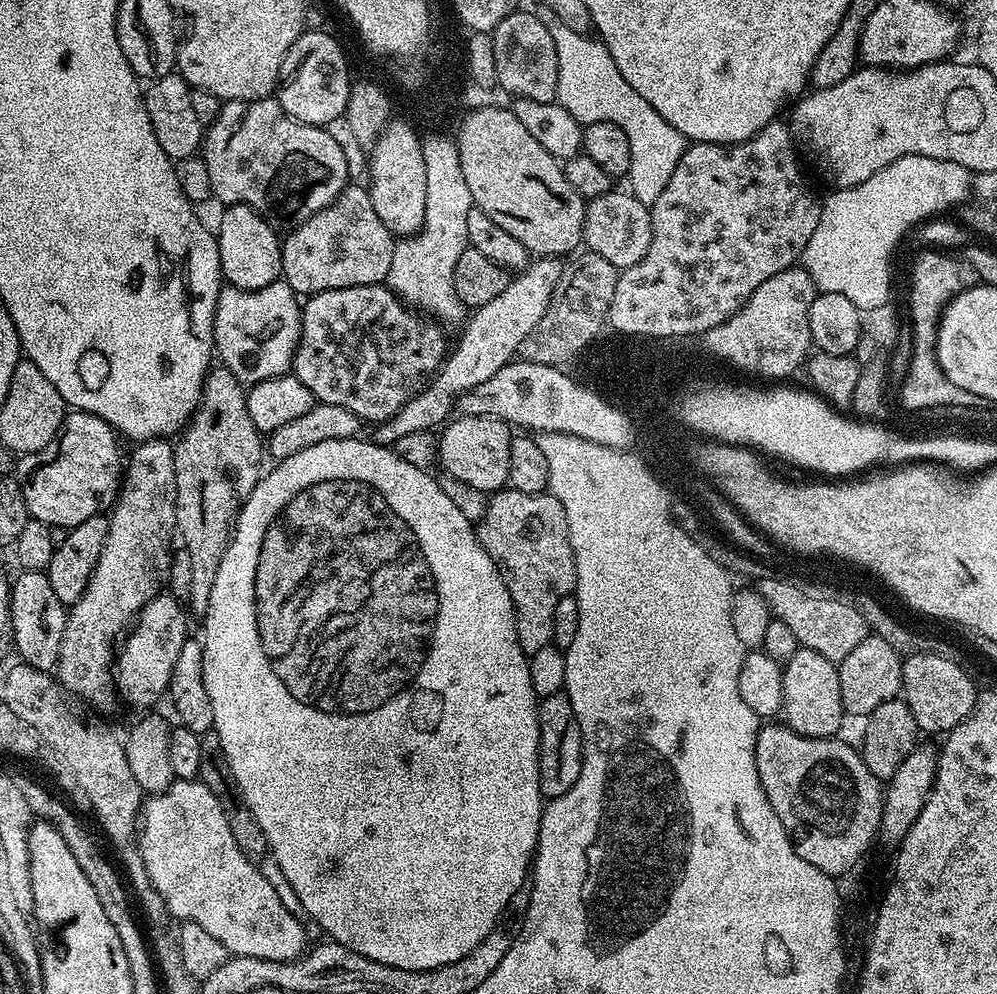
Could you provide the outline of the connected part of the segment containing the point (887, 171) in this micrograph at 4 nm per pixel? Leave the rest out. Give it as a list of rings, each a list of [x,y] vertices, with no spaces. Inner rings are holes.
[[[907,156],[890,162],[878,174],[858,182],[858,186],[836,188],[822,200],[818,227],[810,234],[806,250],[802,257],[802,267],[810,274],[820,292],[842,294],[854,302],[865,313],[880,308],[888,300],[888,291],[892,288],[892,251],[900,244],[904,235],[911,233],[917,226],[939,217],[947,208],[963,202],[973,195],[973,173],[967,172],[958,162],[926,158],[925,156]]]

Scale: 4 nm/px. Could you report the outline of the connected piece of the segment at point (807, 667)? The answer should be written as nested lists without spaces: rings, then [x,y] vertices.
[[[802,647],[782,667],[783,723],[798,734],[810,738],[826,740],[835,737],[839,733],[836,731],[839,730],[840,723],[846,720],[842,690],[838,682],[839,667],[830,658],[822,658],[822,654]]]

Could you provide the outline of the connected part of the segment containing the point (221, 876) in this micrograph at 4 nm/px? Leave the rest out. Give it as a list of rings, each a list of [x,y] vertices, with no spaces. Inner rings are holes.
[[[173,780],[165,792],[149,795],[142,804],[142,815],[138,820],[138,843],[146,874],[158,890],[168,907],[169,917],[183,922],[189,920],[202,930],[206,930],[233,956],[246,958],[266,958],[274,962],[296,960],[305,955],[304,928],[295,917],[293,909],[282,906],[278,890],[266,882],[259,867],[248,856],[238,850],[234,834],[230,834],[230,822],[225,805],[220,805],[221,797],[211,792],[204,781]]]

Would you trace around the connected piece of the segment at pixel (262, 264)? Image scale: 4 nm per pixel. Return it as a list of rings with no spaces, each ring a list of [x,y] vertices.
[[[230,204],[222,214],[222,227],[216,231],[220,275],[231,287],[242,290],[262,290],[270,282],[281,279],[281,237],[259,212],[245,204]]]

